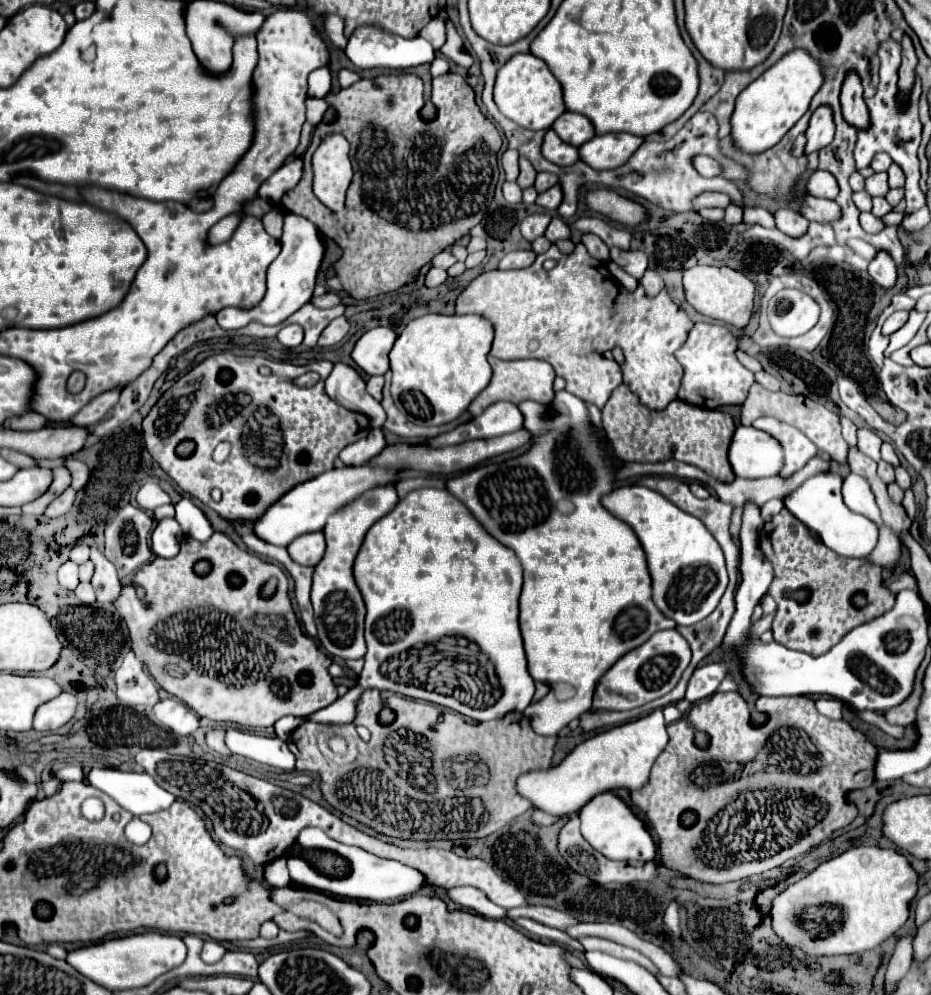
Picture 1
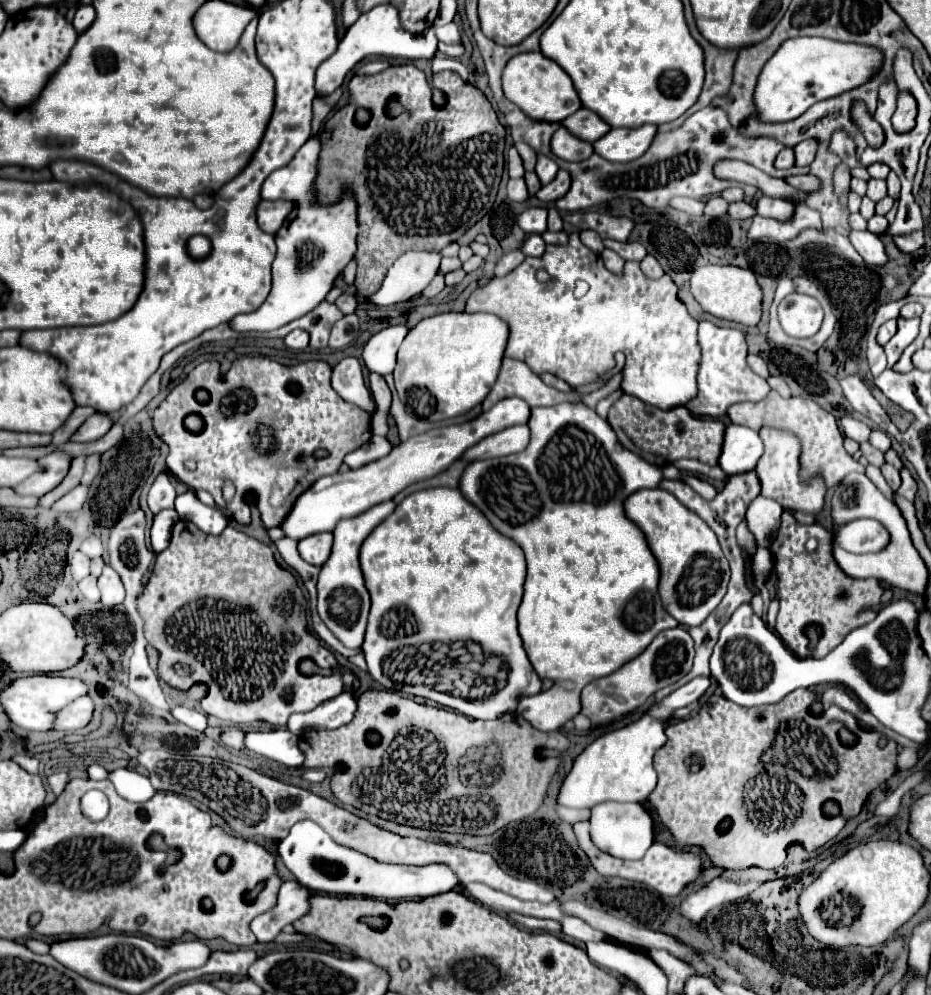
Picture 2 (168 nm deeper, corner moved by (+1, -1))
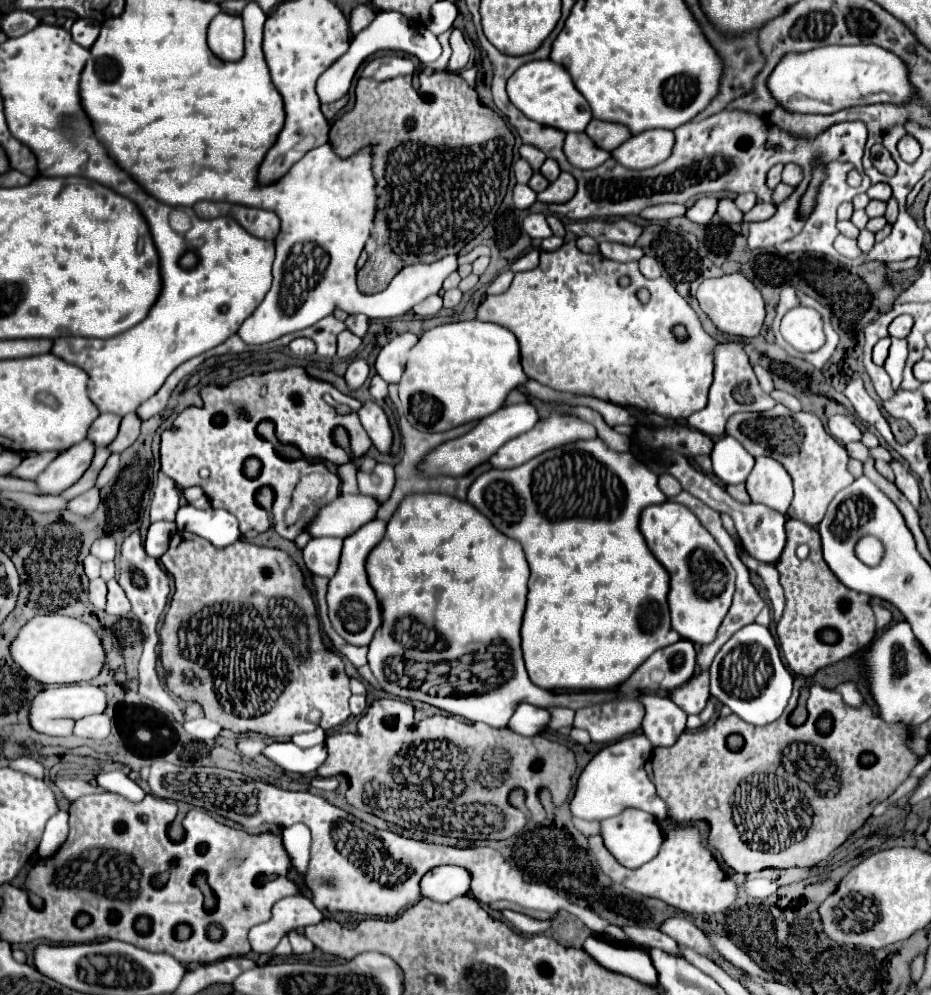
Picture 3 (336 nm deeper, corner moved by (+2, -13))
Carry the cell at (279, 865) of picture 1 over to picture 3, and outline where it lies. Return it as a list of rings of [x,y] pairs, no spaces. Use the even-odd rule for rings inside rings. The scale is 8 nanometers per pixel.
[[[306,896],[282,898],[272,908],[272,918],[266,924],[258,924],[250,930],[250,946],[256,954],[276,948],[282,936],[299,927],[316,925],[324,920],[324,914]]]

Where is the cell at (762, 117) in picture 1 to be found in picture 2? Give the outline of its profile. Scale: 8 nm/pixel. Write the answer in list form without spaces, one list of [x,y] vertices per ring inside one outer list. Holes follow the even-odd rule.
[[[789,38],[769,58],[759,74],[753,104],[761,122],[789,122],[799,118],[815,102],[837,96],[867,82],[881,66],[881,52],[875,48],[845,44],[825,38]]]

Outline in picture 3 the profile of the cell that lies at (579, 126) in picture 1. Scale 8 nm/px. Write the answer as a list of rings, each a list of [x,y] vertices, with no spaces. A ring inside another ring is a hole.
[[[592,120],[586,128],[586,134],[600,146],[612,152],[620,144],[624,144],[632,134],[624,124],[614,124],[614,122],[604,122],[604,120]]]

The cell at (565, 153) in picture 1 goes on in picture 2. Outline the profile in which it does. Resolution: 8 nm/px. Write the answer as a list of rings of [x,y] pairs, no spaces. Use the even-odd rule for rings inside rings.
[[[559,126],[559,130],[551,138],[551,152],[561,160],[581,162],[593,154],[593,148],[589,142],[575,138],[567,128]]]

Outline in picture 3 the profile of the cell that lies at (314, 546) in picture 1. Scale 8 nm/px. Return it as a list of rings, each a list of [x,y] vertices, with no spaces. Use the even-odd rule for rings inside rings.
[[[312,538],[304,548],[304,562],[316,576],[332,578],[338,570],[342,538]]]

